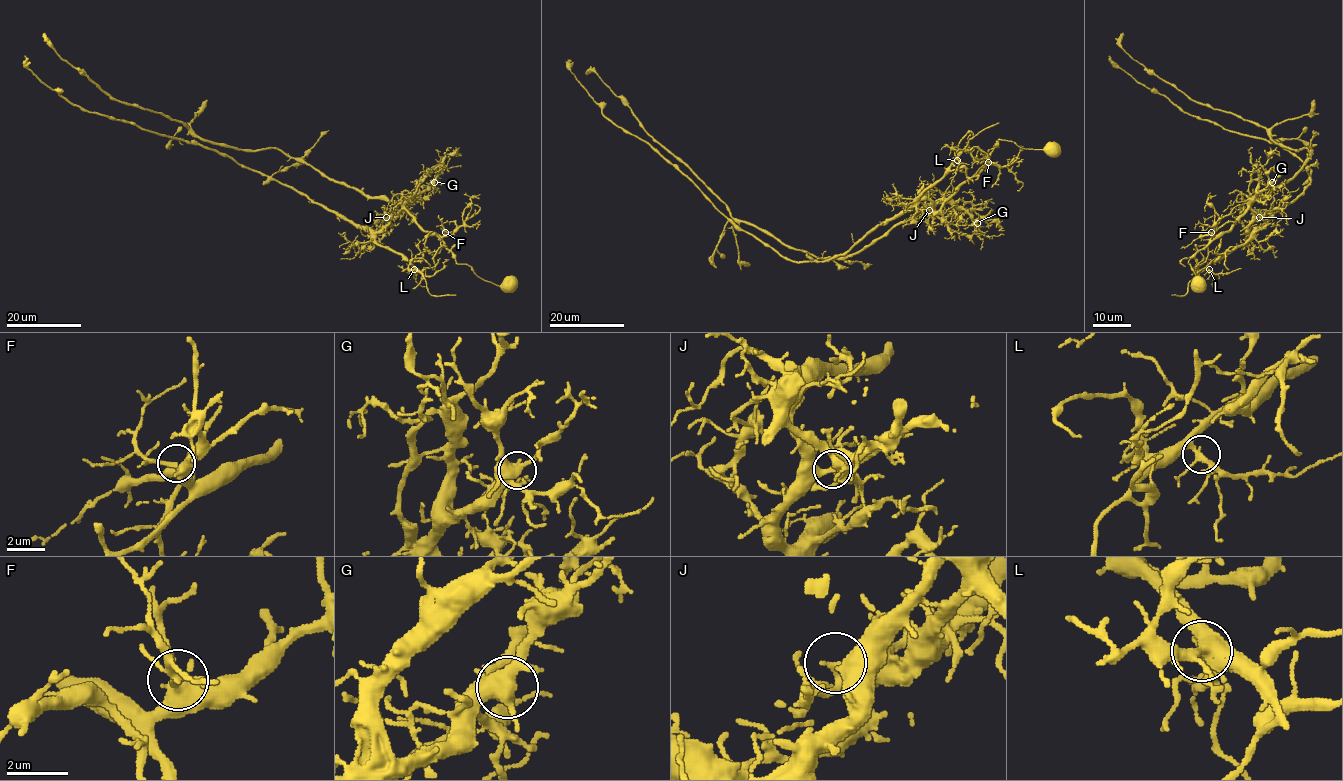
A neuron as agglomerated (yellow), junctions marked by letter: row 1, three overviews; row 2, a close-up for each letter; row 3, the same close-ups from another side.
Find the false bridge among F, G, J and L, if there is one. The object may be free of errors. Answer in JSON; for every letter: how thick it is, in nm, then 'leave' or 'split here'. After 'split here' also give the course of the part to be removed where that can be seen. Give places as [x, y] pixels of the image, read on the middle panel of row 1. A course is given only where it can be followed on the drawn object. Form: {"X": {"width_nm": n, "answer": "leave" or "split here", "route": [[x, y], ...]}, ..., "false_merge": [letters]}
{"F": {"width_nm": 380, "answer": "leave"}, "G": {"width_nm": 480, "answer": "leave"}, "J": {"width_nm": 150, "answer": "split here", "route": [[929, 209], [927, 199], [911, 204], [823, 261], [785, 258], [737, 228], [649, 145], [613, 124], [567, 60]]}, "L": {"width_nm": 280, "answer": "leave"}, "false_merge": ["J"]}

